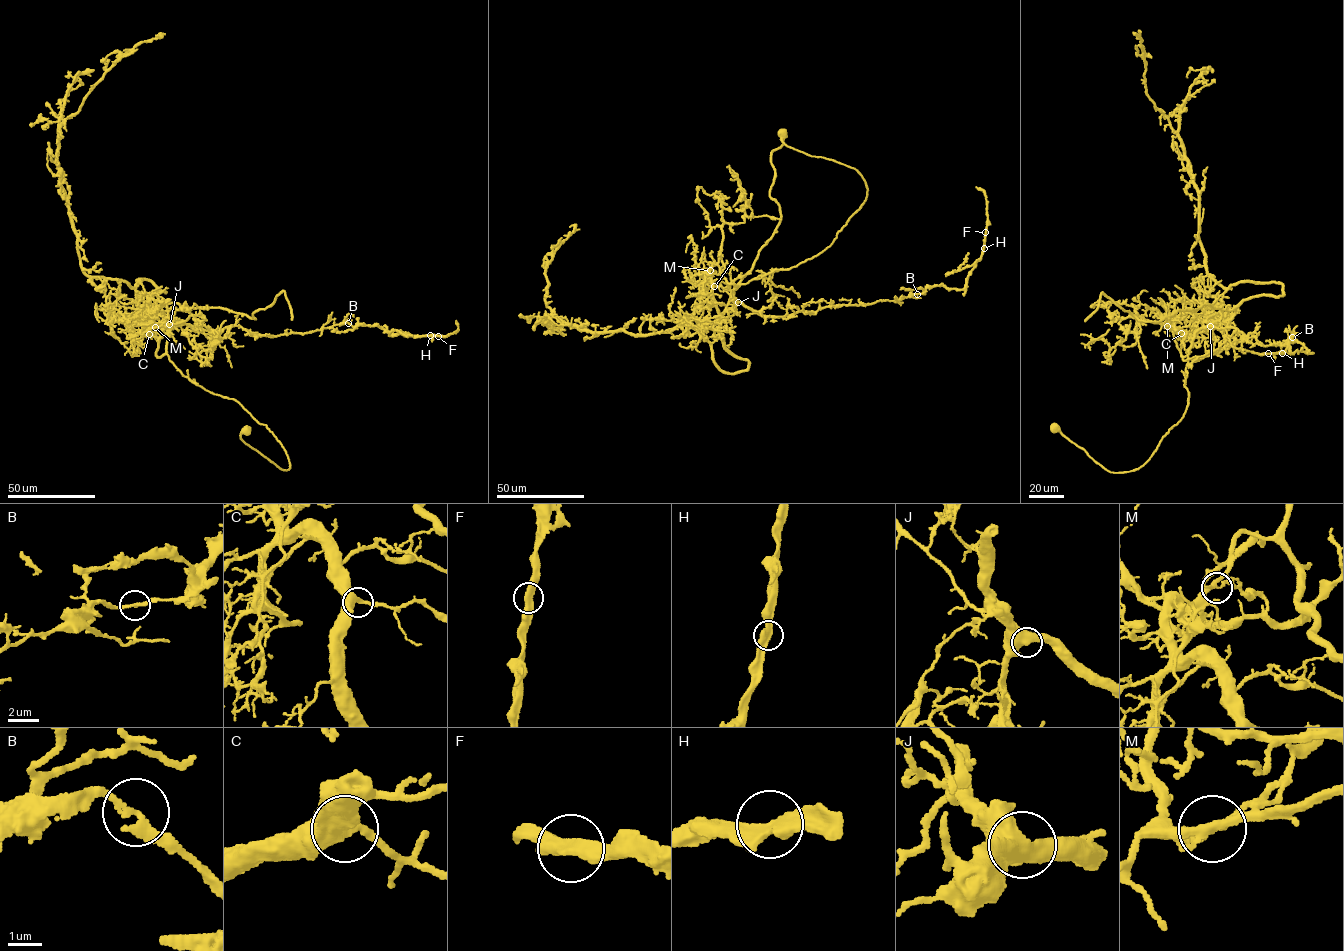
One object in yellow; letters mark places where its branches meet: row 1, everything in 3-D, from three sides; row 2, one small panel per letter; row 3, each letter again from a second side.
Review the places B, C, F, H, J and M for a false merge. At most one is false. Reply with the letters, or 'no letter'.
M

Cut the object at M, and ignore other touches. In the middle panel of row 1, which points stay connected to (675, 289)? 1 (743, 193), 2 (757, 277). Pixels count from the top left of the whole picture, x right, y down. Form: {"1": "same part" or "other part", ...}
{"1": "other part", "2": "other part"}

